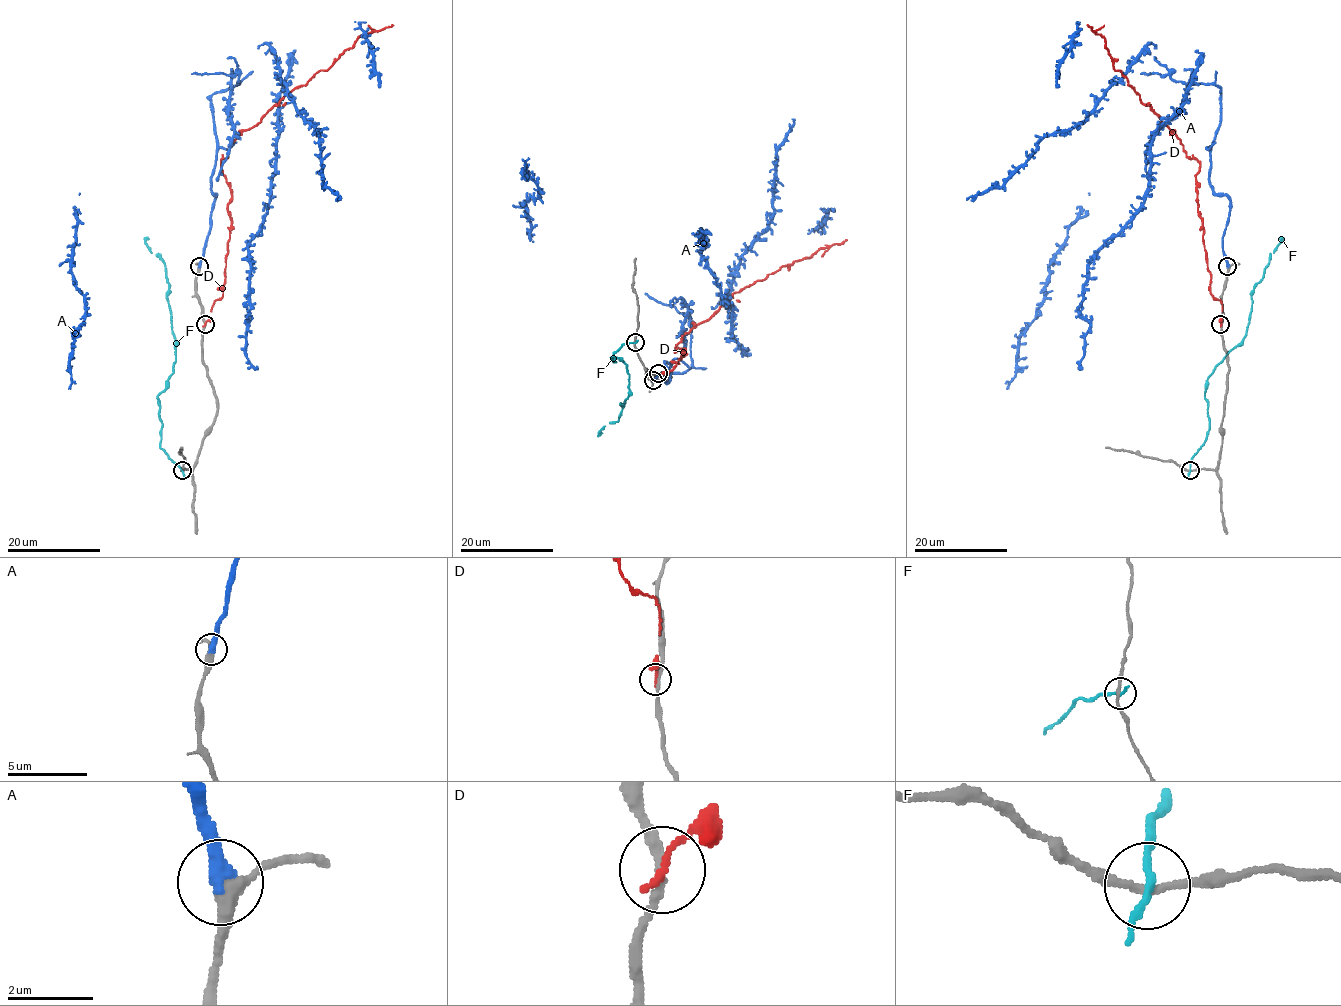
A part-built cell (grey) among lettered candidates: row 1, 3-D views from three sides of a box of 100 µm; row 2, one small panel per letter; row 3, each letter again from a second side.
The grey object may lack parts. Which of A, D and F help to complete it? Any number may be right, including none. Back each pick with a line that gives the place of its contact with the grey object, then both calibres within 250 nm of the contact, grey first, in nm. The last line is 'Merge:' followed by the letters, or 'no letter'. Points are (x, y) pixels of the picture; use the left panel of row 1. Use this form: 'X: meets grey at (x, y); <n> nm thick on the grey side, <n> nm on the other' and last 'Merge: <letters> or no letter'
A: meets grey at (199, 266); 340 nm thick on the grey side, 400 nm on the other
Merge: A

